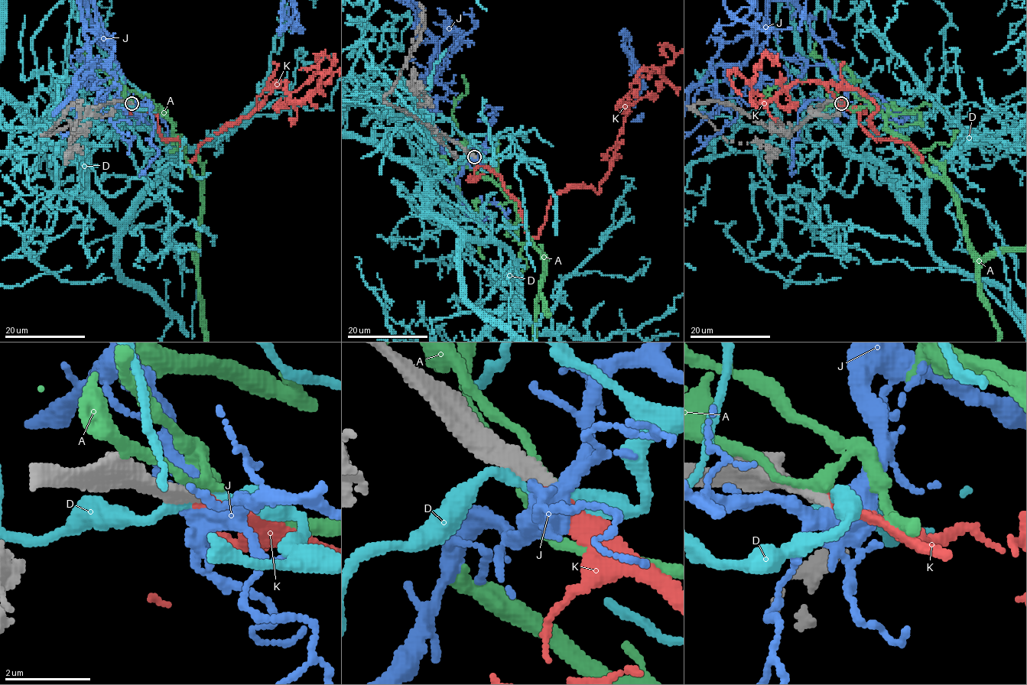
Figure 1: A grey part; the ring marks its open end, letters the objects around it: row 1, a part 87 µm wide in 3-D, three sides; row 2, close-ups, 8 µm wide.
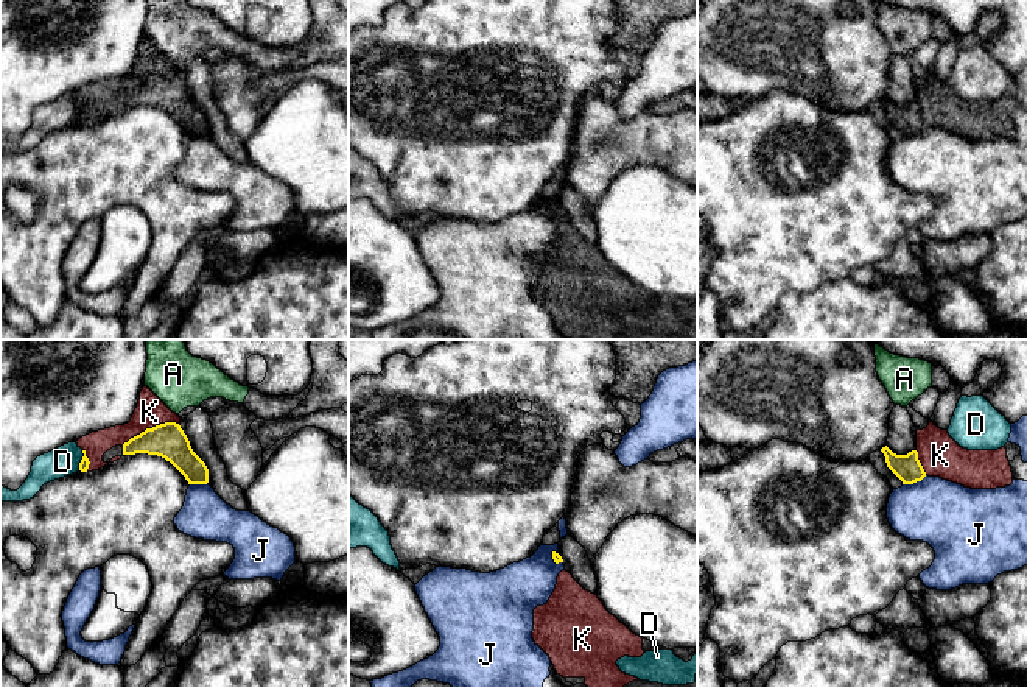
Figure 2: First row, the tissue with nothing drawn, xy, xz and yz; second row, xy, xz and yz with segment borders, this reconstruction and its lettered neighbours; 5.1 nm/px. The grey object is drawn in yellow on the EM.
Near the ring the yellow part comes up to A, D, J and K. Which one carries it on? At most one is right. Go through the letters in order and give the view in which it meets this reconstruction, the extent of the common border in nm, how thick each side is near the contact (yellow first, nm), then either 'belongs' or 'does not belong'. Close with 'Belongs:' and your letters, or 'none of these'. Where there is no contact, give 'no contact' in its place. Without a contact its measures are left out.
A: no contact | does not belong
D: xy | 110 nm | 50/150 nm | does not belong
J: yz | 140 nm | 140/340 nm | does not belong
K: xy | 320 nm | 180/150 nm | belongs
Belongs: K

